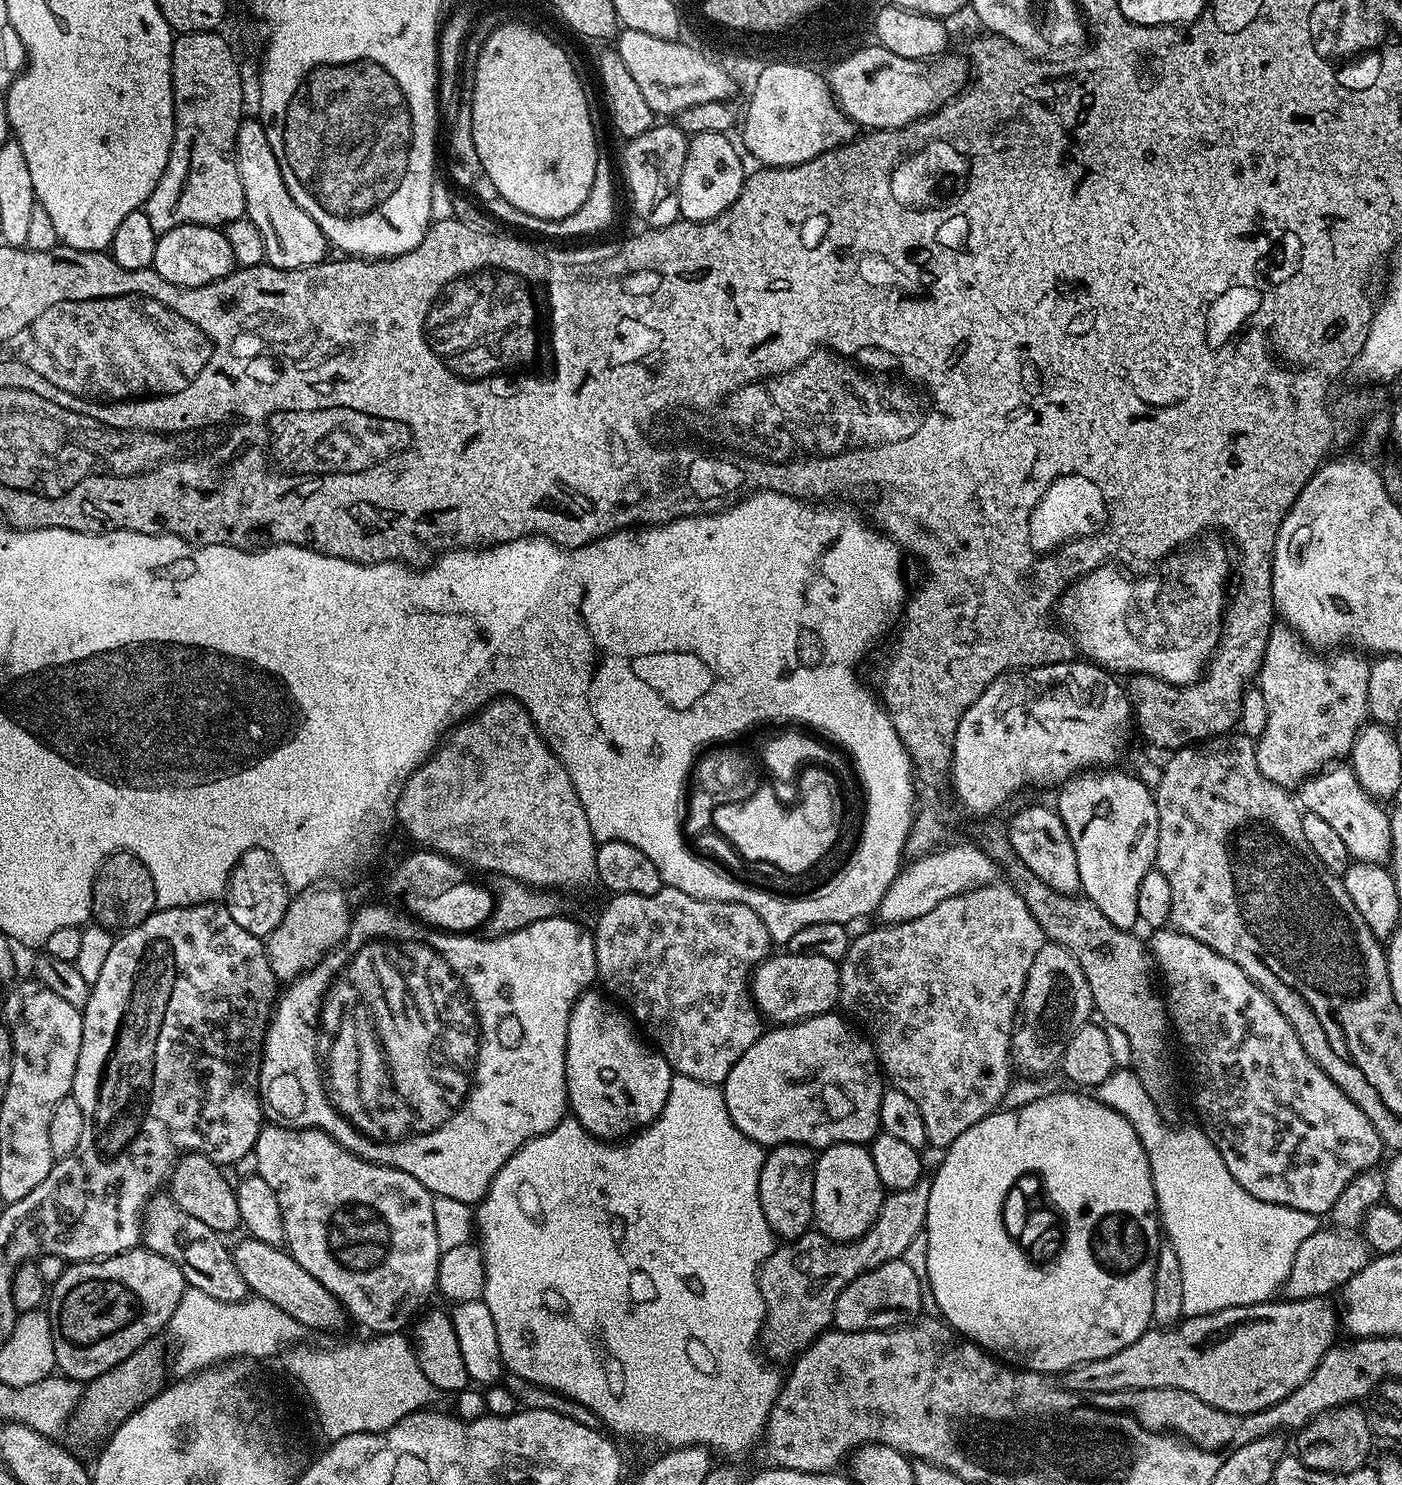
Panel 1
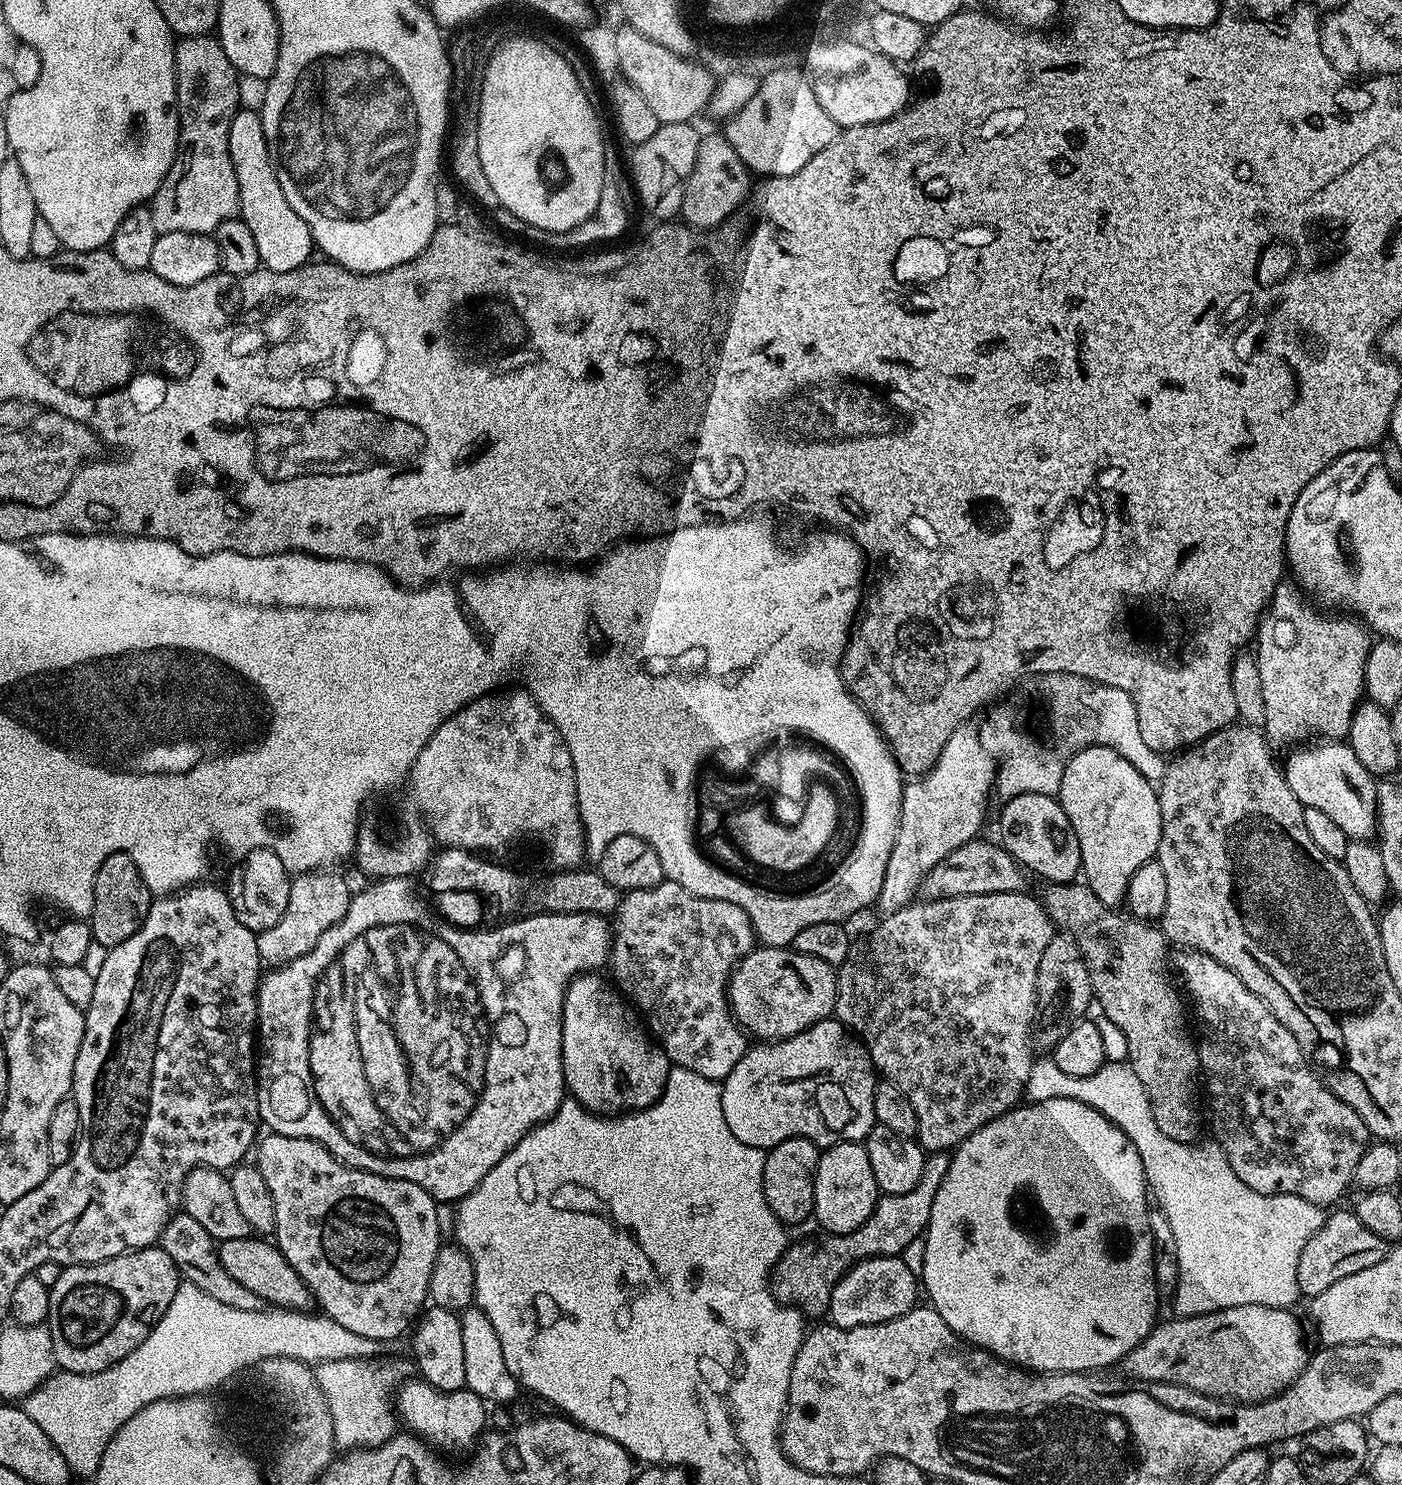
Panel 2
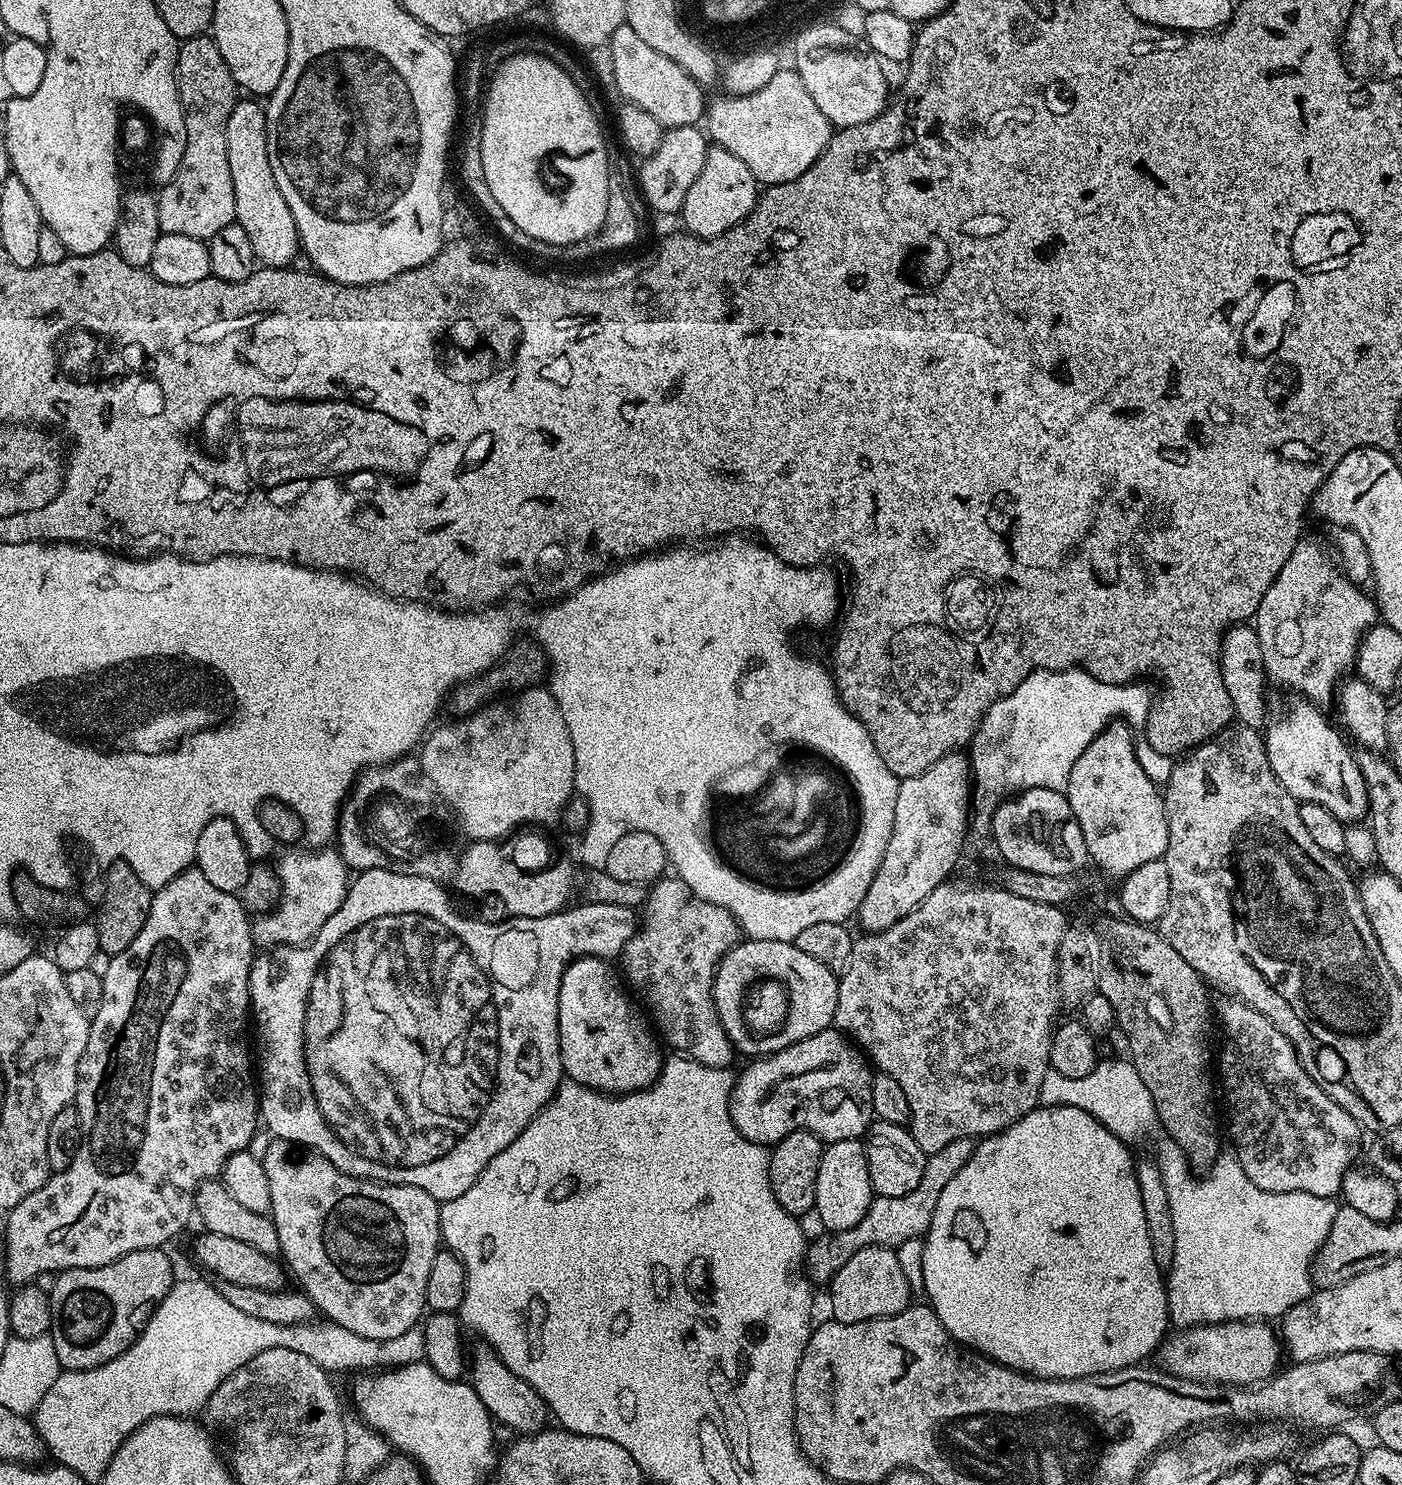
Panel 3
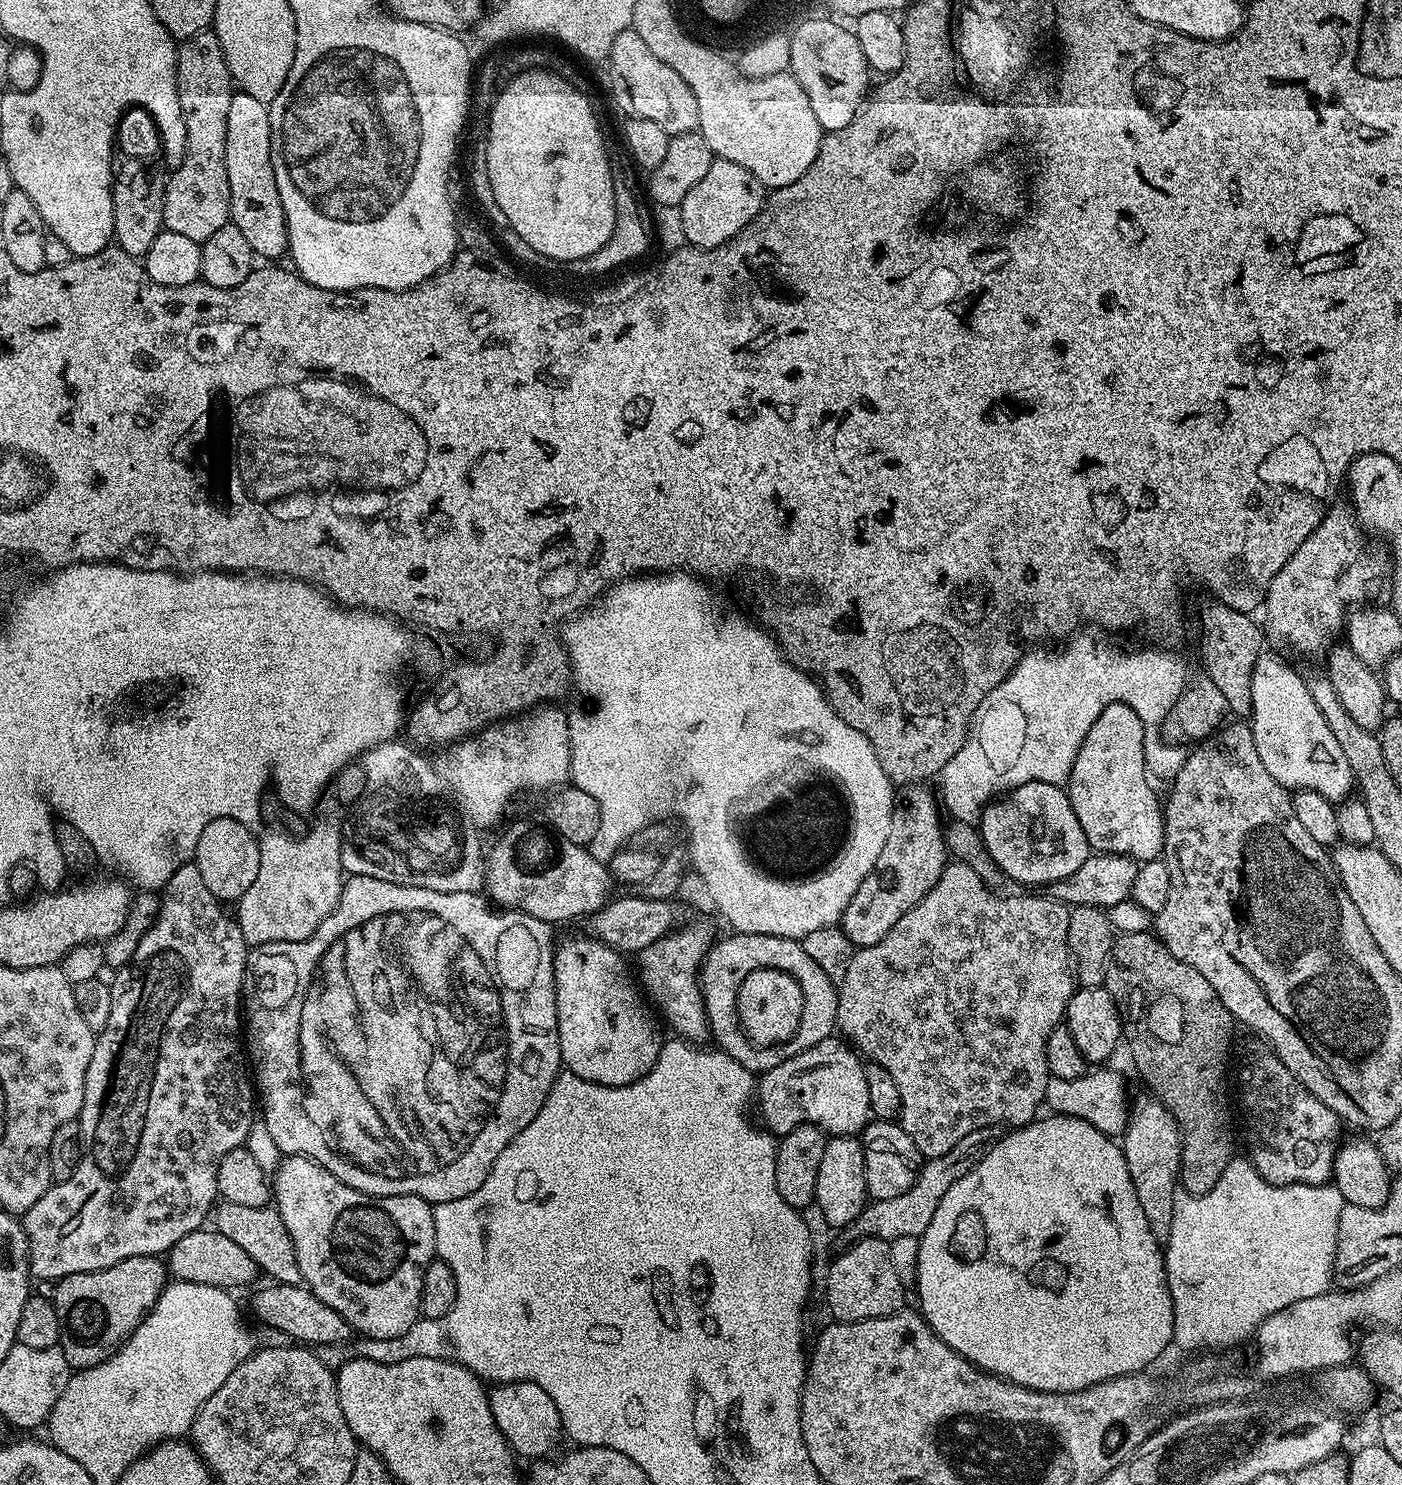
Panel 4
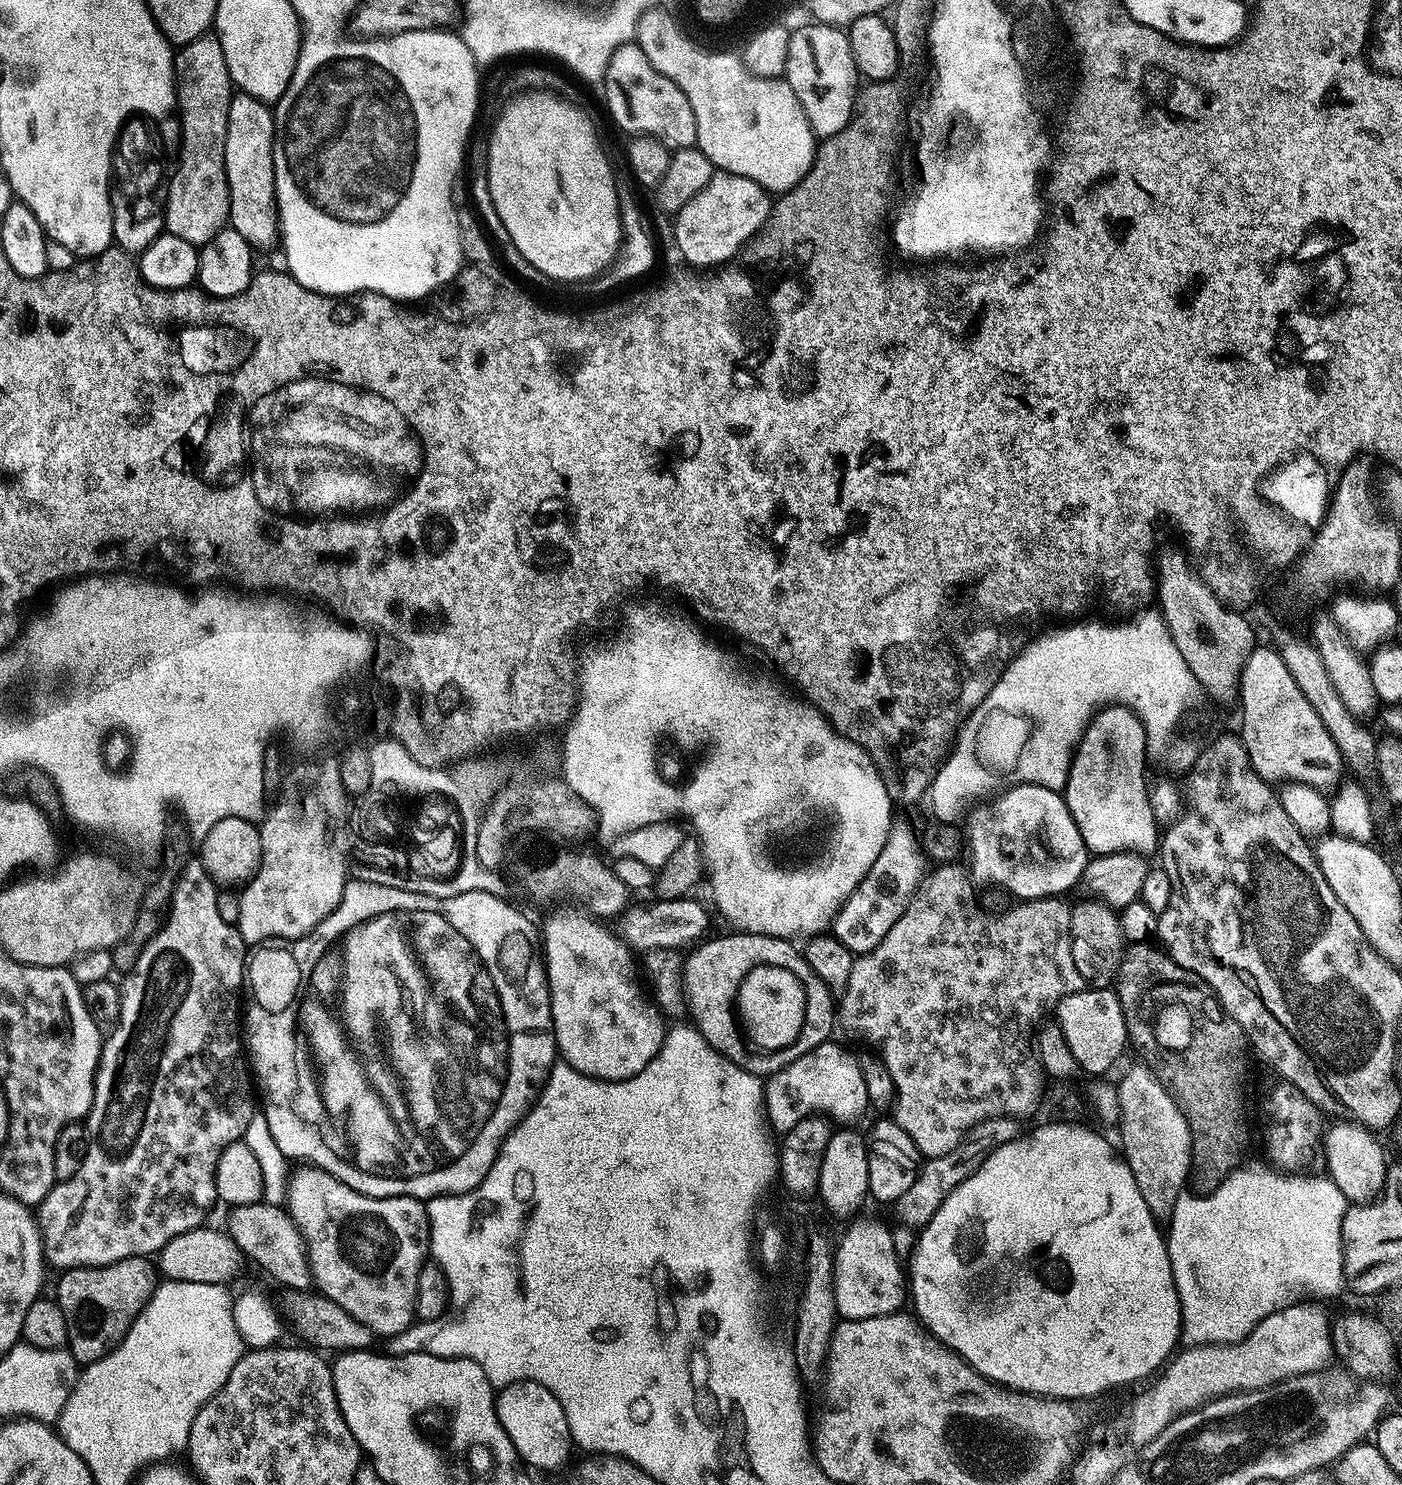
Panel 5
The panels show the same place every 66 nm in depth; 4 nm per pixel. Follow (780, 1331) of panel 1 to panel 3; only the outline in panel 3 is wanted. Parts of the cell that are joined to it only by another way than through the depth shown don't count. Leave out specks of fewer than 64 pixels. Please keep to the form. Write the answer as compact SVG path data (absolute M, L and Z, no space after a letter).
M970 1136L957 1138L955 1142L950 1142L950 1146L942 1146L942 1150L933 1152L927 1157L922 1182L918 1182L918 1186L914 1186L910 1194L902 1194L902 1198L876 1196L870 1202L858 1226L850 1226L850 1230L837 1232L821 1231L821 1236L813 1244L811 1241L806 1248L807 1275L817 1285L818 1283L827 1285L832 1275L842 1266L846 1266L846 1262L850 1262L850 1258L854 1258L858 1250L875 1244L895 1250L902 1242L923 1237L934 1218L938 1198L942 1198L942 1190L946 1190L946 1182L950 1182L950 1178L954 1178L954 1174L958 1174L958 1170L966 1166L966 1162L972 1157L973 1147L974 1140Z

